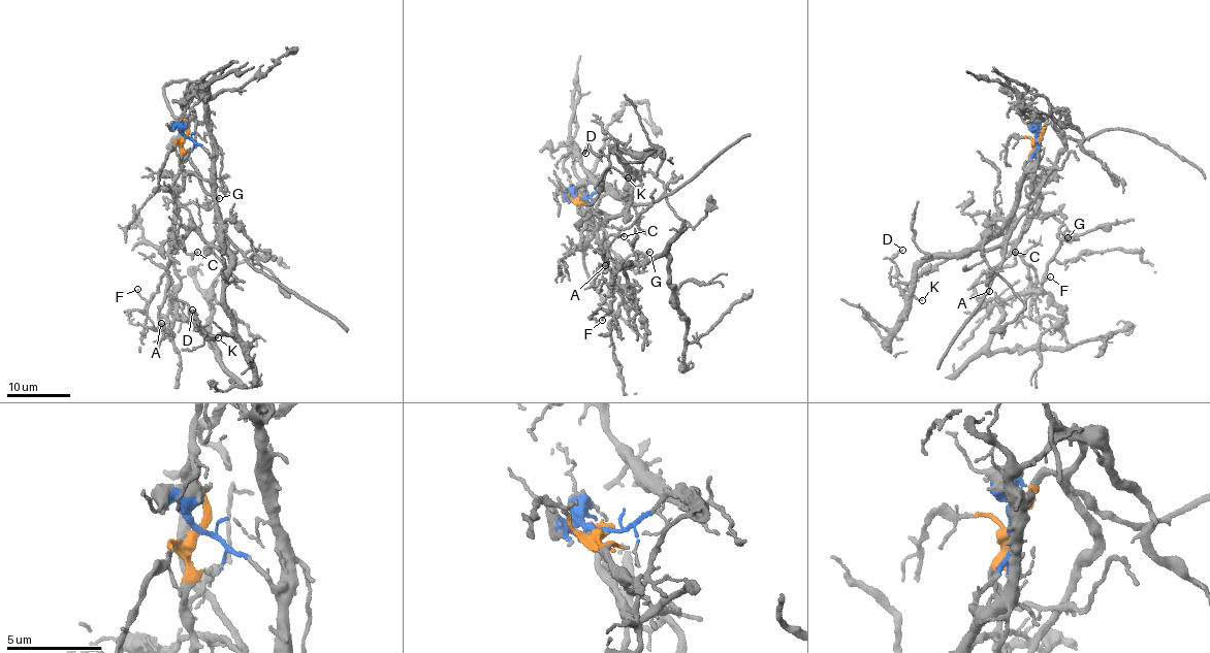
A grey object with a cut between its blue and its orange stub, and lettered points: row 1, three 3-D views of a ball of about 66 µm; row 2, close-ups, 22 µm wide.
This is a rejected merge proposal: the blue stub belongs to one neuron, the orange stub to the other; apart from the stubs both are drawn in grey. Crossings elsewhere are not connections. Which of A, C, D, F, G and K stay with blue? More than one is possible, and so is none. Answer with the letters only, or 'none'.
D, K

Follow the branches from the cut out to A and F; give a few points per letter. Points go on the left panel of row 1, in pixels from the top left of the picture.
A: (185, 136), (181, 153), (182, 188), (176, 194), (177, 238), (158, 315), (165, 332), (161, 323)
F: (185, 136), (181, 153), (182, 188), (176, 194), (177, 238), (169, 267), (152, 299), (144, 298), (137, 289)

